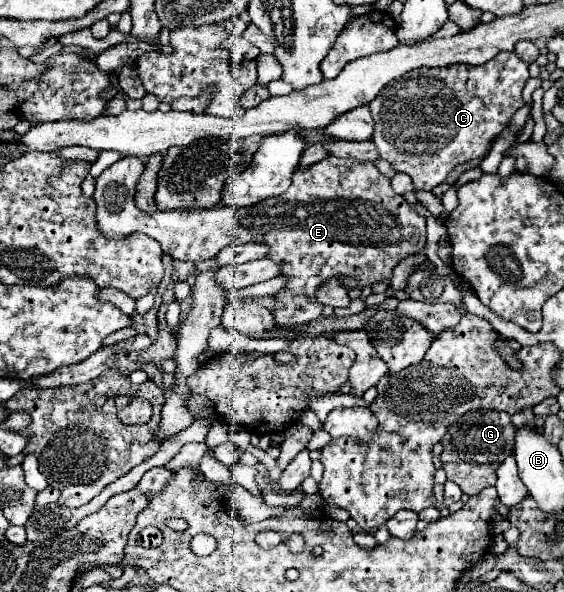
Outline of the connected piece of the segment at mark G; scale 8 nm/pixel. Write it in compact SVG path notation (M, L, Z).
M476 410L464 414L458 418L458 422L446 428L444 438L440 440L444 446L440 458L448 480L456 482L466 496L476 496L480 490L494 486L496 468L512 454L514 436L516 426L510 422L510 416L506 412Z

